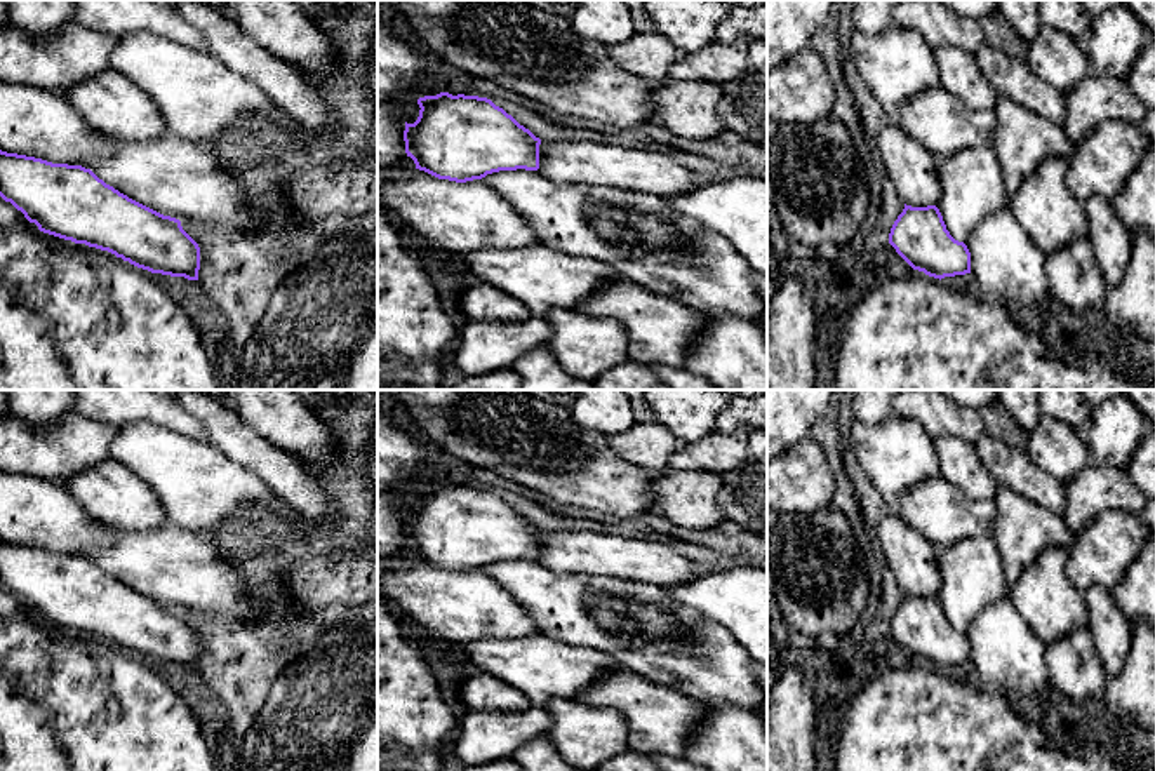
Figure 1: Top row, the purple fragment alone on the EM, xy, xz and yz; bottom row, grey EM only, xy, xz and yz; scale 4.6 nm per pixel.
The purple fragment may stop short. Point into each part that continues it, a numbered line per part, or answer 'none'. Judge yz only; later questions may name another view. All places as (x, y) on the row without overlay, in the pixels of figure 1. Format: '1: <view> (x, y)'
none

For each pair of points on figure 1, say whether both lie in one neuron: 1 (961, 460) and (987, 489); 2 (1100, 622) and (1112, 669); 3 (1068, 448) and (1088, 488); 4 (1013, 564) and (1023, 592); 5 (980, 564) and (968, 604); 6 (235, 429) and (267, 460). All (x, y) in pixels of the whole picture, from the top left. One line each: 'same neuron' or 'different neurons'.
1: same neuron
2: same neuron
3: different neurons
4: different neurons
5: same neuron
6: same neuron

